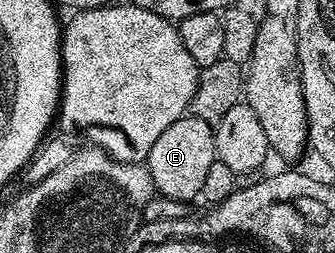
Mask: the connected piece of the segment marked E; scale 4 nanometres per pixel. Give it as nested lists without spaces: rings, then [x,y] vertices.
[[[187,115],[176,119],[176,123],[172,123],[172,127],[168,127],[168,131],[164,131],[164,135],[160,135],[160,139],[156,139],[156,143],[152,143],[152,151],[146,156],[144,164],[152,175],[155,190],[161,196],[173,201],[190,203],[193,202],[193,197],[197,198],[201,194],[204,178],[208,176],[208,167],[212,167],[214,160],[216,160],[214,156],[214,126],[204,123],[204,119],[196,119],[193,115]]]

